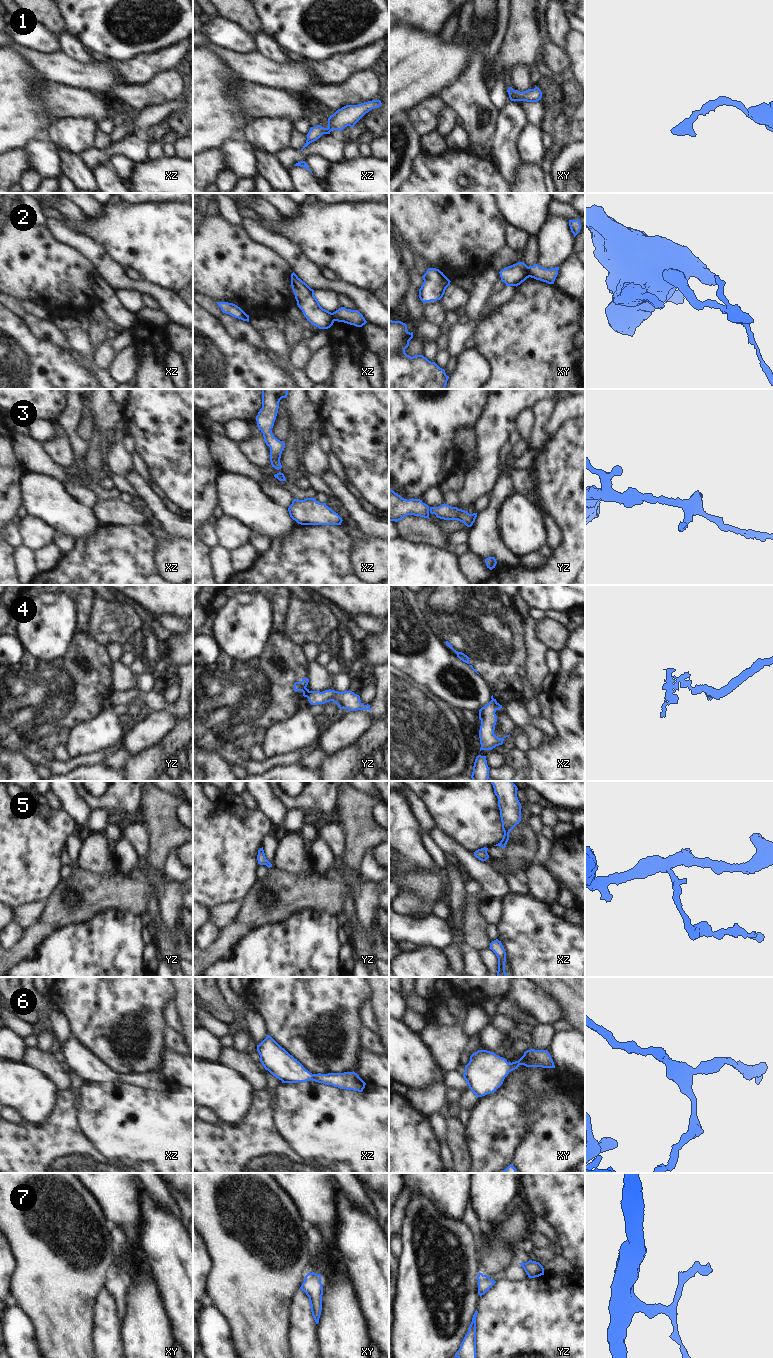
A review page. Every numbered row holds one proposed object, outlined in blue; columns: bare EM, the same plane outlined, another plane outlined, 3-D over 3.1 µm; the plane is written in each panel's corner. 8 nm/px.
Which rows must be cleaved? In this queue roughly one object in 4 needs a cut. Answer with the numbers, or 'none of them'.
2, 4

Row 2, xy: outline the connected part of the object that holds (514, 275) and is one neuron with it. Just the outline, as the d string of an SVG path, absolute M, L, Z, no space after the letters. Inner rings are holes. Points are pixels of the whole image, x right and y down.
M518 262L502 269L500 272L501 281L506 286L518 286L524 282L528 275L528 266L524 262Z

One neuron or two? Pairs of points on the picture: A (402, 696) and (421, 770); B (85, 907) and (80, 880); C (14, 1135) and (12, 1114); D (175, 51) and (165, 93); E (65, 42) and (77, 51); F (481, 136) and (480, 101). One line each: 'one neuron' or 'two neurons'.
A: one neuron
B: one neuron
C: two neurons
D: two neurons
E: one neuron
F: one neuron

